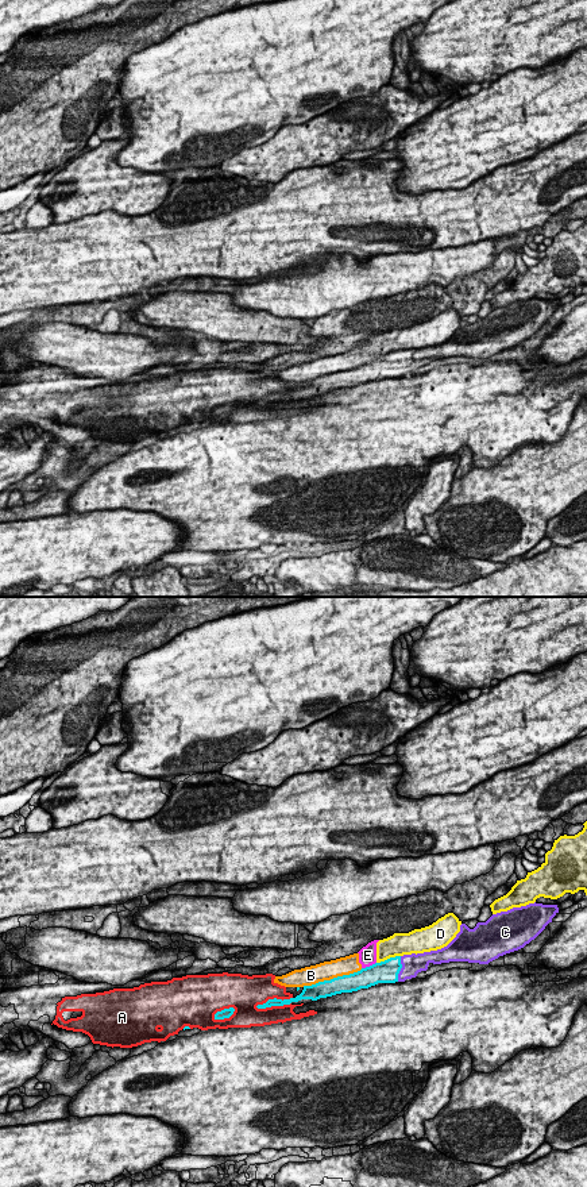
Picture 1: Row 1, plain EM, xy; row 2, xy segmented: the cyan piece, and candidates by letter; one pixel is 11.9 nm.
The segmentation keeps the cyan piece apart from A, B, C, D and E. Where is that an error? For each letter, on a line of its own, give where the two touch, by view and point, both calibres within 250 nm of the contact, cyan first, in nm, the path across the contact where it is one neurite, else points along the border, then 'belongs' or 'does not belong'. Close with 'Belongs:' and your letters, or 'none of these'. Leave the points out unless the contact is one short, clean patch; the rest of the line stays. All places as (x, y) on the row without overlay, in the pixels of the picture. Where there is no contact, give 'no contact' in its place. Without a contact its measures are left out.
A: meets cyan in xy at (274, 393); 100 nm thick on the cyan side, 360 nm on the other; does not belong
B: meets cyan in xy at (333, 373); 220 nm thick on the cyan side, 220 nm on the other; does not belong
C: meets cyan in xy at (401, 362); 260 nm thick on the cyan side, 240 nm on the other; belongs
D: meets cyan in xy at (387, 354); 260 nm thick on the cyan side, 280 nm on the other; border along xy (400, 350), (377, 358); does not belong
E: meets cyan in xy at (370, 361); 260 nm thick on the cyan side, 220 nm on the other; border along xy (375, 357), (362, 363); does not belong
Belongs: C

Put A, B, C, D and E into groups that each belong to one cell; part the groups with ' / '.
A / B D E / C

